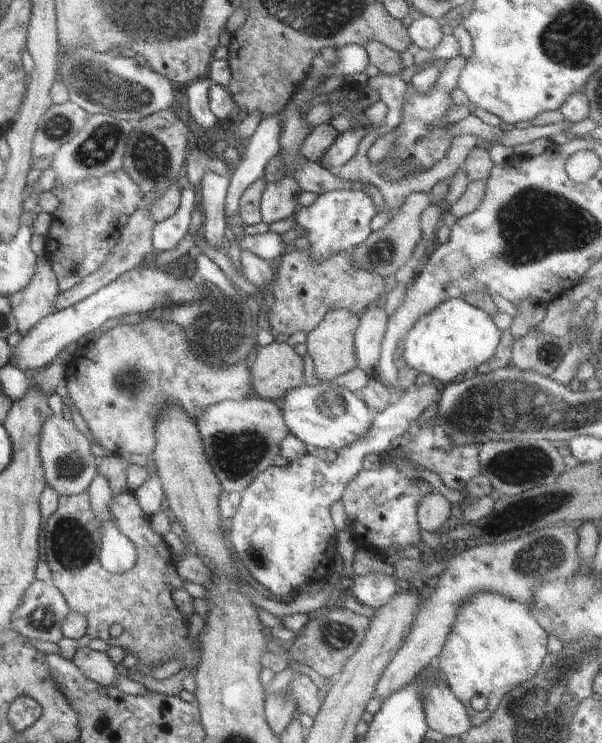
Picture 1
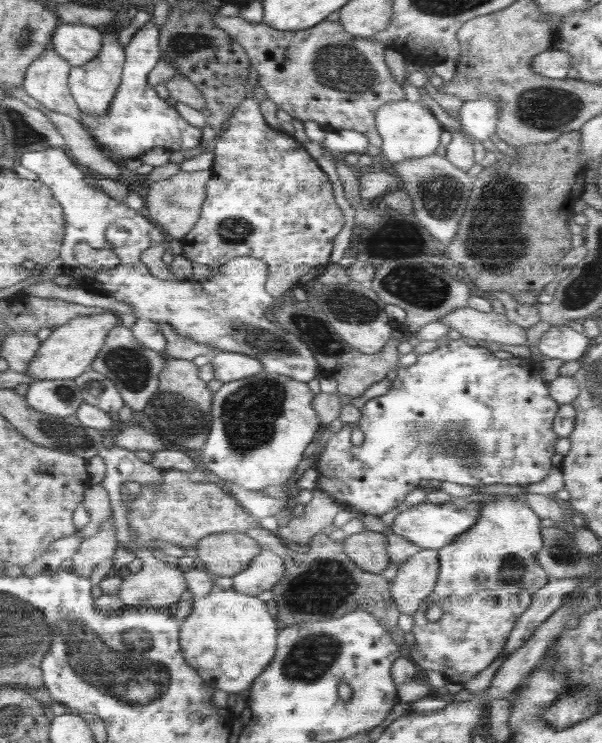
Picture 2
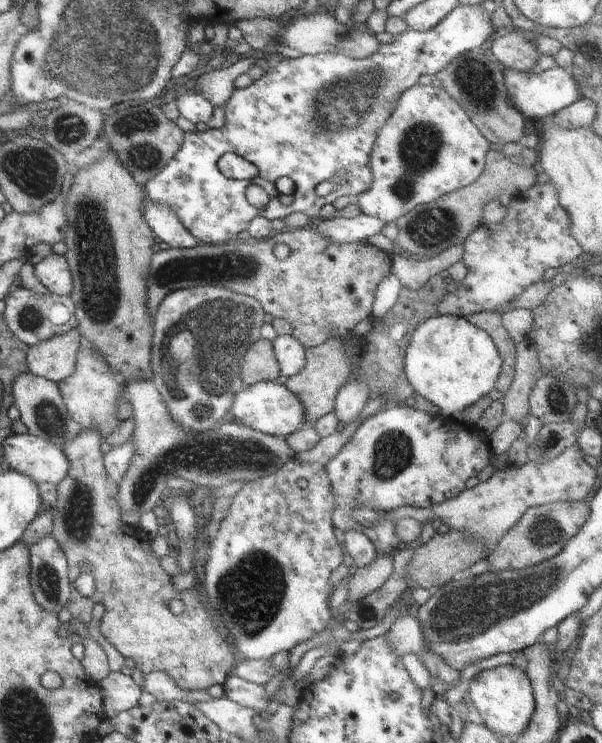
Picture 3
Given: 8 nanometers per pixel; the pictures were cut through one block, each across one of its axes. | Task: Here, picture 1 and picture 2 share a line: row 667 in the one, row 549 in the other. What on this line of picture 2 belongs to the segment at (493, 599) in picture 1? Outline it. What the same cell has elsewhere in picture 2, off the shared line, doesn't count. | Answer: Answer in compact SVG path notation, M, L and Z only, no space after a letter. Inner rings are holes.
M496 496L491 502L484 502L482 504L482 510L480 510L480 518L478 522L466 530L464 534L457 536L454 542L448 543L448 545L443 546L439 549L438 560L440 560L439 575L436 586L434 590L424 599L422 605L418 607L414 617L414 627L412 628L412 633L414 635L414 648L406 648L412 660L416 665L420 665L424 670L434 670L434 672L441 672L446 680L450 683L460 683L465 684L474 677L477 676L479 672L482 672L484 668L488 668L496 658L501 656L502 650L506 645L507 638L514 629L517 619L524 613L524 611L530 606L533 594L542 588L549 580L550 577L546 574L546 571L540 567L536 559L536 552L542 548L543 540L540 534L541 528L541 518L527 505L522 497L519 496ZM430 606L438 606L440 610L444 610L444 614L436 620L436 622L430 622L426 618L426 610Z

